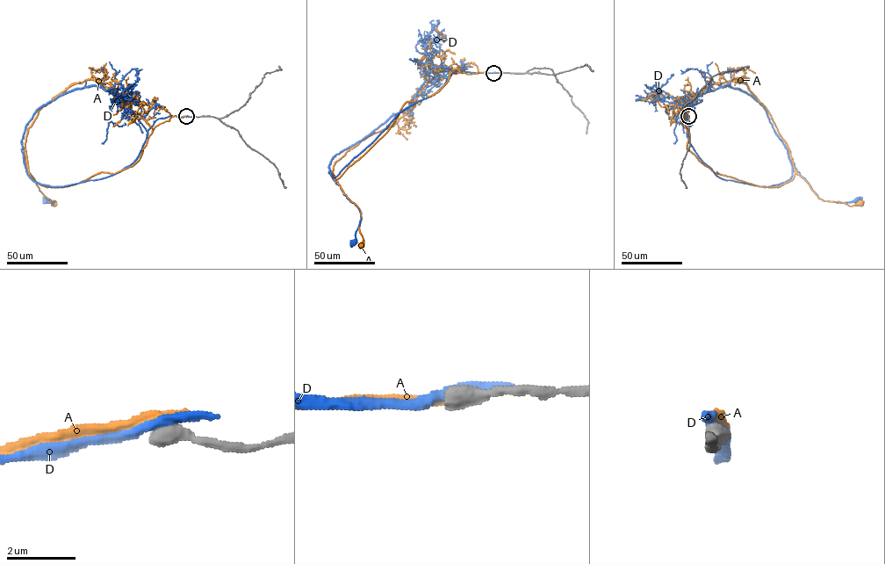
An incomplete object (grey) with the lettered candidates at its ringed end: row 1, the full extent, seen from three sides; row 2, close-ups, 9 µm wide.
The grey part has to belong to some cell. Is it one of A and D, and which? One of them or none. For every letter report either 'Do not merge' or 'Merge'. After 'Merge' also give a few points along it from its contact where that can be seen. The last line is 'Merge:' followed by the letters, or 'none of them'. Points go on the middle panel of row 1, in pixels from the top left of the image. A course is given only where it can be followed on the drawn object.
A: Do not merge
D: Do not merge
Merge: none of them

